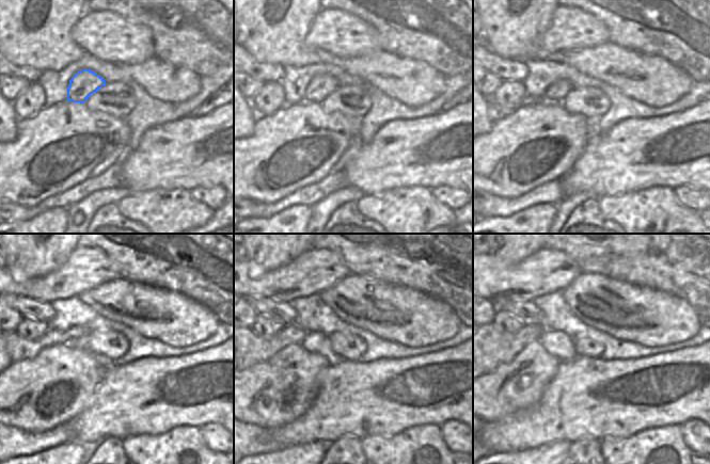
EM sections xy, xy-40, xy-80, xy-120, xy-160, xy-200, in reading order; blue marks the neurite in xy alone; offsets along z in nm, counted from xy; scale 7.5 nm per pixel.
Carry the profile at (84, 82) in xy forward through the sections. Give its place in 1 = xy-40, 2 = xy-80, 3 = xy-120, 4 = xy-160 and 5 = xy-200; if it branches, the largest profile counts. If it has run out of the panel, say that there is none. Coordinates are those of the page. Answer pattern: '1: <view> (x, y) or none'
1: xy-40 (320, 86)
2: xy-80 (557, 91)
3: xy-120 (18, 349)
4: xy-160 (255, 349)
5: xy-200 (494, 348)

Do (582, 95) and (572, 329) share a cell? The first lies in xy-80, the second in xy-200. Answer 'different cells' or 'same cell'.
different cells

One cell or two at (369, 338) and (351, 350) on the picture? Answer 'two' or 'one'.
two

